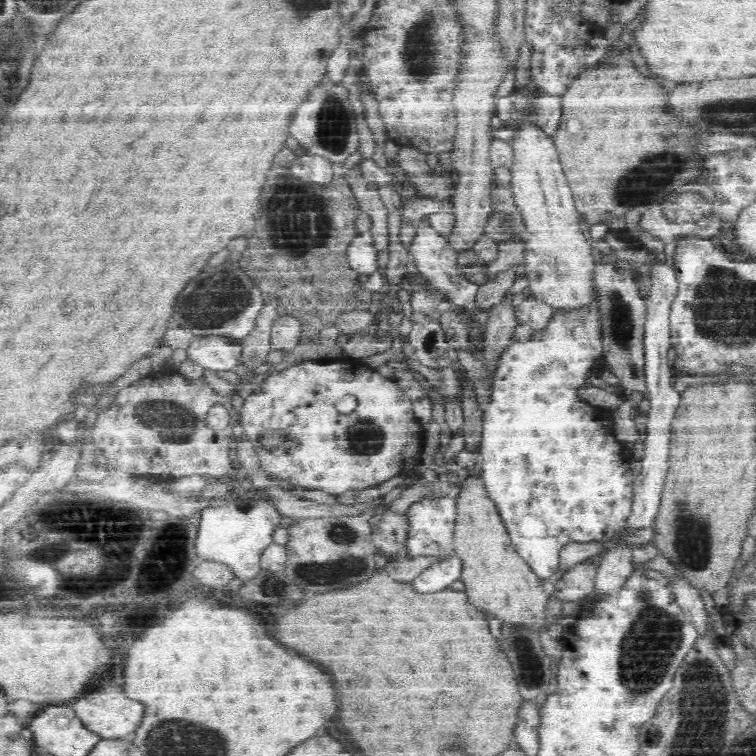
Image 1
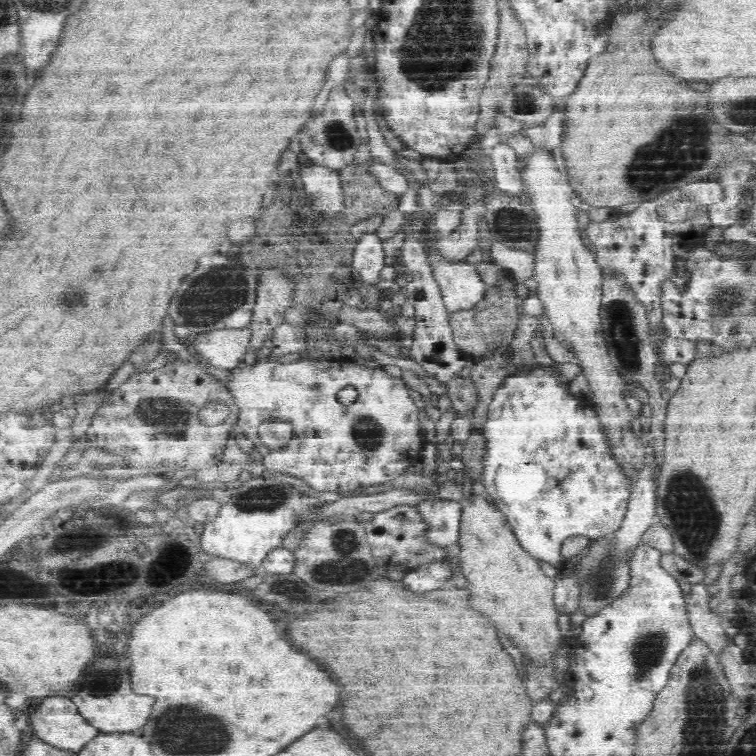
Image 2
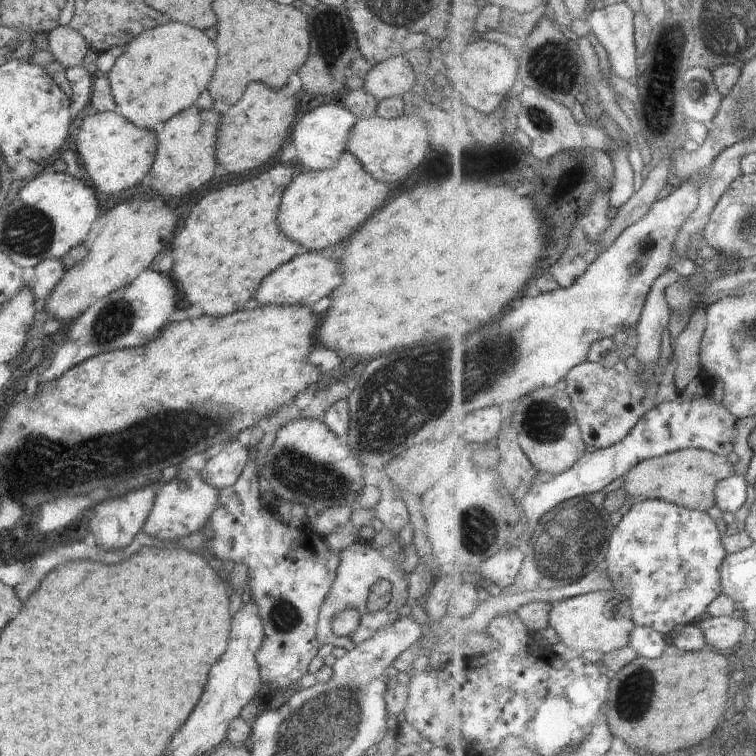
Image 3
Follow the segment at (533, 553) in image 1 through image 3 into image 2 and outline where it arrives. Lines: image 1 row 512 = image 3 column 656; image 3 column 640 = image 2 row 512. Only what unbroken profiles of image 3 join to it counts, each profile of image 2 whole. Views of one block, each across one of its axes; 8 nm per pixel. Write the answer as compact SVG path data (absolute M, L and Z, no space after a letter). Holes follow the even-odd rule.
M546 366L519 370L521 373L505 377L488 404L489 411L480 432L486 441L481 490L504 513L524 550L558 567L563 562L562 543L572 534L594 538L617 531L631 494L626 477L622 477L614 459L607 453L598 417L592 408L582 406Z

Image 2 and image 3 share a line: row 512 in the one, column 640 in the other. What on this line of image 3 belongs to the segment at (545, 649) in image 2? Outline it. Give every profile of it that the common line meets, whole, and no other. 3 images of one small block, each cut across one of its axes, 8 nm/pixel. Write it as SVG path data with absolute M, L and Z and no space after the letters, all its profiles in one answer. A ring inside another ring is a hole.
M692 447L638 463L628 474L626 488L630 496L636 498L632 501L634 504L666 499L681 507L708 513L717 506L717 486L736 473L737 464L730 462L726 455Z

